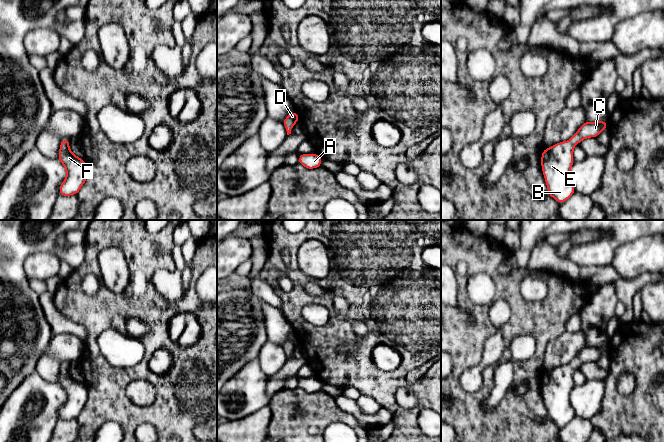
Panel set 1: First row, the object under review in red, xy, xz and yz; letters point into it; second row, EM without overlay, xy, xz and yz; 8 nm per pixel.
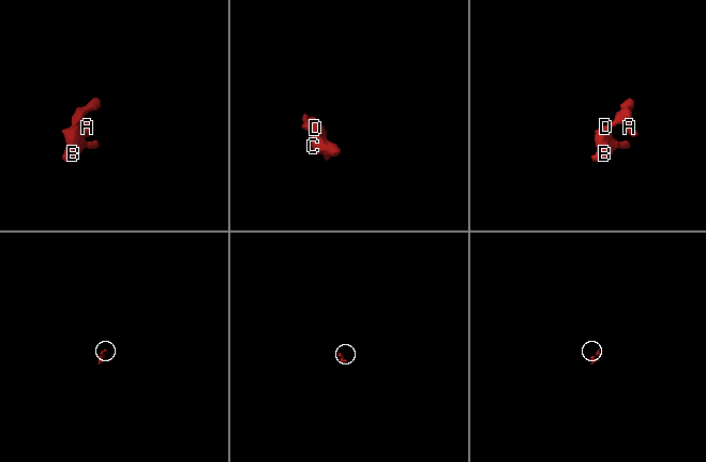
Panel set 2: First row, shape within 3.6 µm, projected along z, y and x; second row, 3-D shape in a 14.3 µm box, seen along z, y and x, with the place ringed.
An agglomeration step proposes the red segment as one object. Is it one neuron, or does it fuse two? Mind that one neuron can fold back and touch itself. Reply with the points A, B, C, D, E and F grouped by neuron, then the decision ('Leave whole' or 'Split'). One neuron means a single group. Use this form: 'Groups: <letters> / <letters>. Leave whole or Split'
Groups: A B C D E F. Leave whole

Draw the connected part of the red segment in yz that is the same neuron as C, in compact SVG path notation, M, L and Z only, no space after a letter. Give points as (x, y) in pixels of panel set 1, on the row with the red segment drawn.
M608 120L585 121L570 140L556 143L542 150L541 167L548 187L547 194L560 205L575 193L570 177L571 166L575 162L573 159L574 146L585 138L597 138L604 129L608 129Z

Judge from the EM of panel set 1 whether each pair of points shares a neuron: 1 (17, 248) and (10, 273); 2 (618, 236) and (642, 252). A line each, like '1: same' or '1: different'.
1: same
2: different

